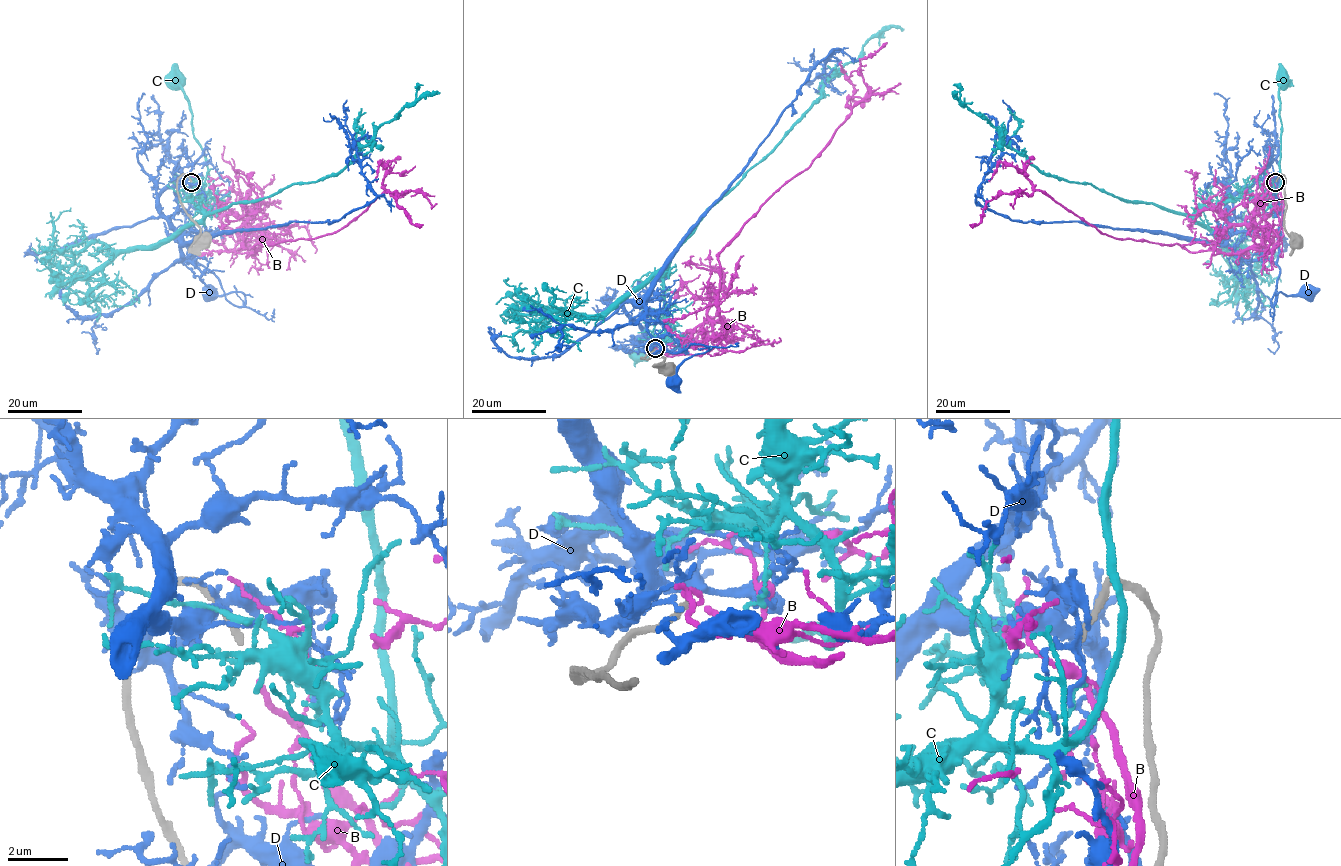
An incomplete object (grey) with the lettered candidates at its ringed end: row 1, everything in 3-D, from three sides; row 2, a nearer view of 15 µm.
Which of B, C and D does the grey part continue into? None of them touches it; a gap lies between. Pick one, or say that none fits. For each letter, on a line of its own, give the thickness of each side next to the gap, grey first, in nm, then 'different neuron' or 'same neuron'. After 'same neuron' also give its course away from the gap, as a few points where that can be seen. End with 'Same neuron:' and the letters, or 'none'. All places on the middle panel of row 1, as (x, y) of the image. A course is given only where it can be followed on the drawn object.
B: calibres 200 and 190 nm; same neuron; course (657, 350), (702, 356), (720, 342), (720, 251), (810, 165), (869, 95), (861, 59), (887, 42)
C: calibres 200 and 130 nm; different neuron
D: calibres 200 and 360 nm; different neuron
Same neuron: B

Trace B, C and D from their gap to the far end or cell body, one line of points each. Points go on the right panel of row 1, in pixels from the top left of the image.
B: (1277, 185), (1283, 236), (1269, 250), (1189, 252), (1118, 239), (1040, 190), (993, 197), (982, 219), (969, 224)
C: (1271, 182), (1266, 184), (1264, 192), (1275, 193), (1281, 182), (1279, 88), (1286, 83), (1284, 79)
D: (1274, 178), (1227, 201), (1228, 246), (1244, 261), (1280, 268), (1272, 307), (1280, 292), (1306, 293)

